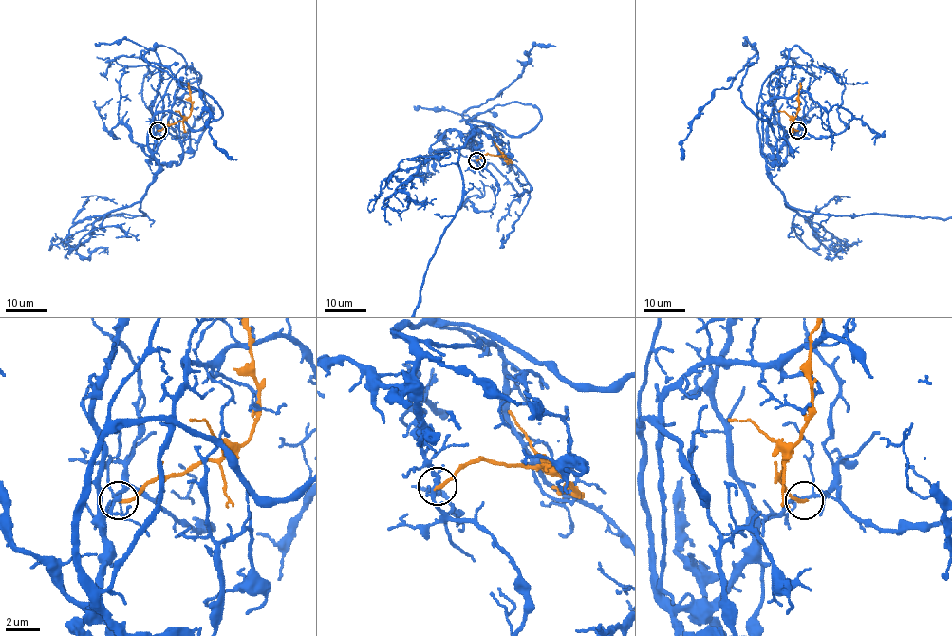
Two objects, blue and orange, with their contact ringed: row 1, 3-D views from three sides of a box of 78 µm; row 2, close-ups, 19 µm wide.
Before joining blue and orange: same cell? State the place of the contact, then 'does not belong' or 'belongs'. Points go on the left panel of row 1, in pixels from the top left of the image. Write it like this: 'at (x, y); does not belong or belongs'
at (158, 130); does not belong

